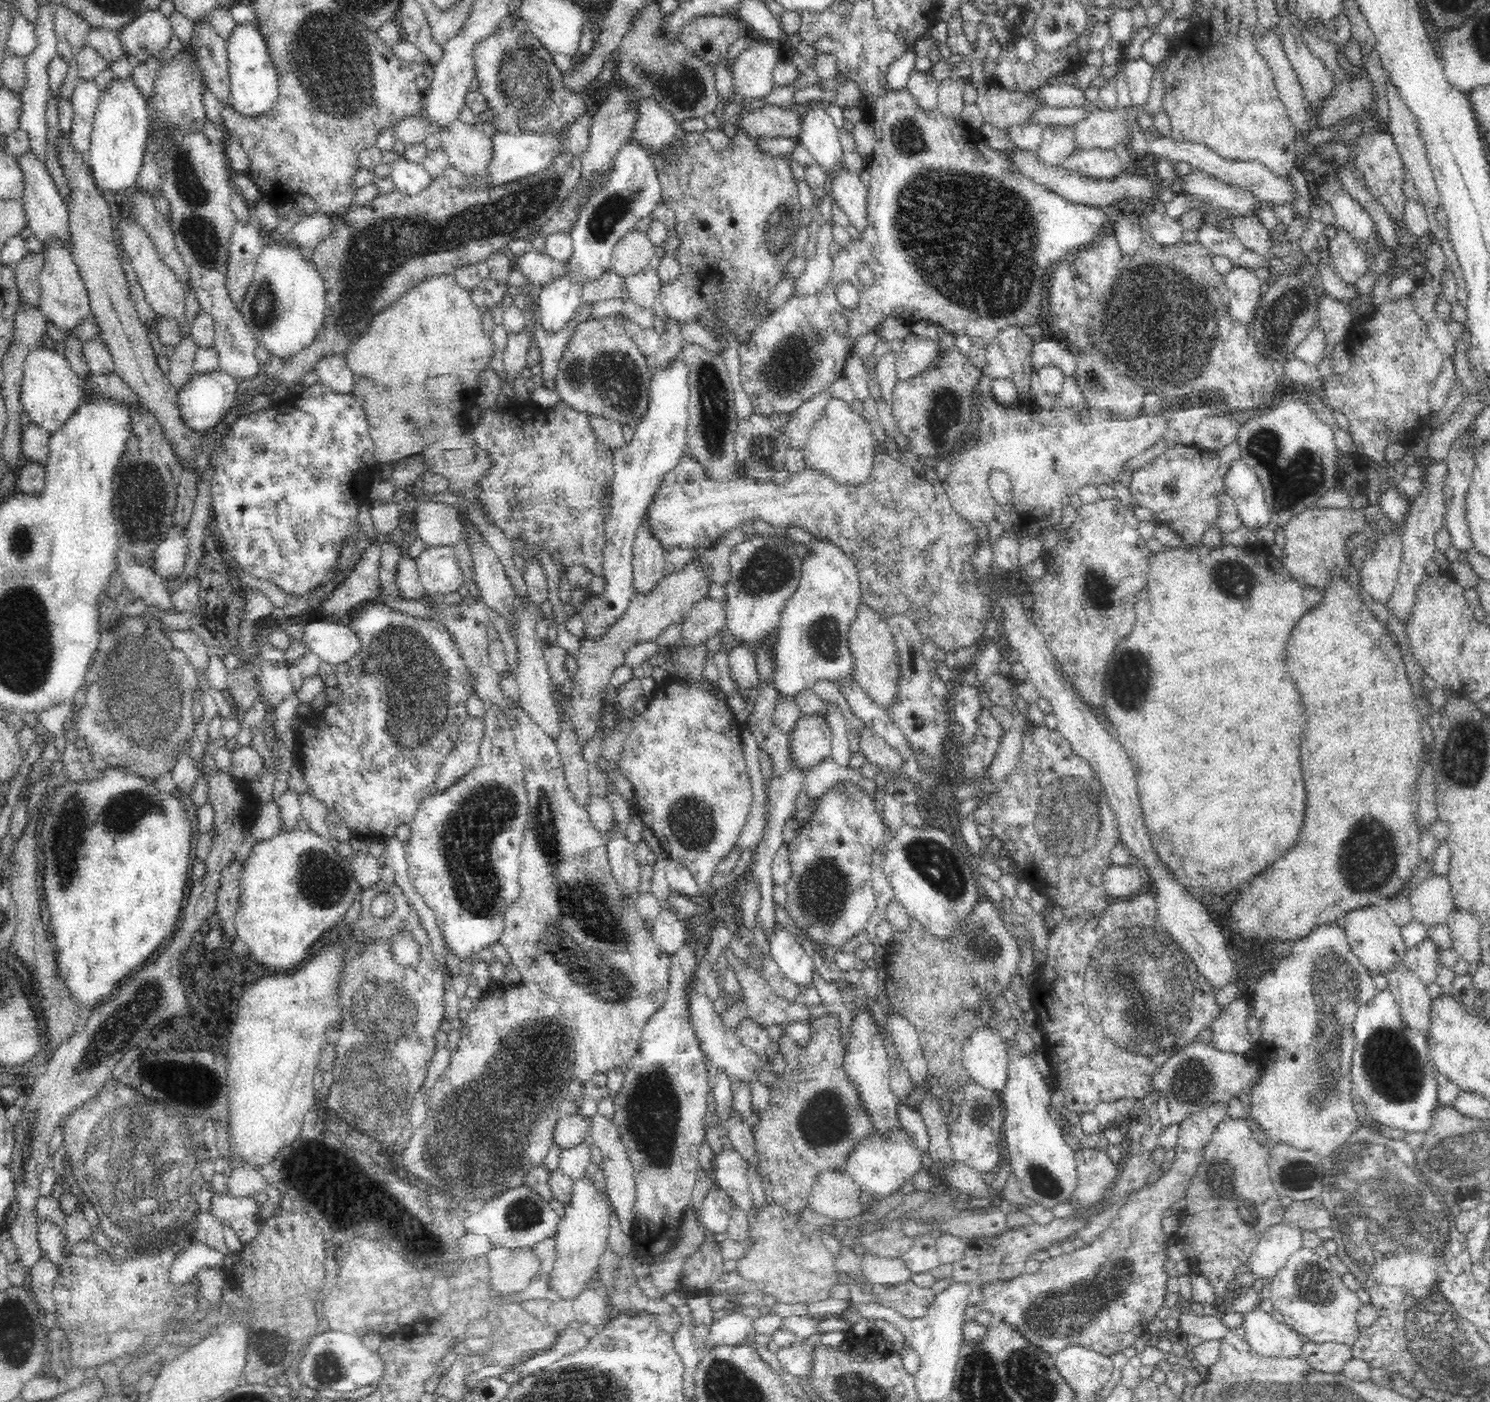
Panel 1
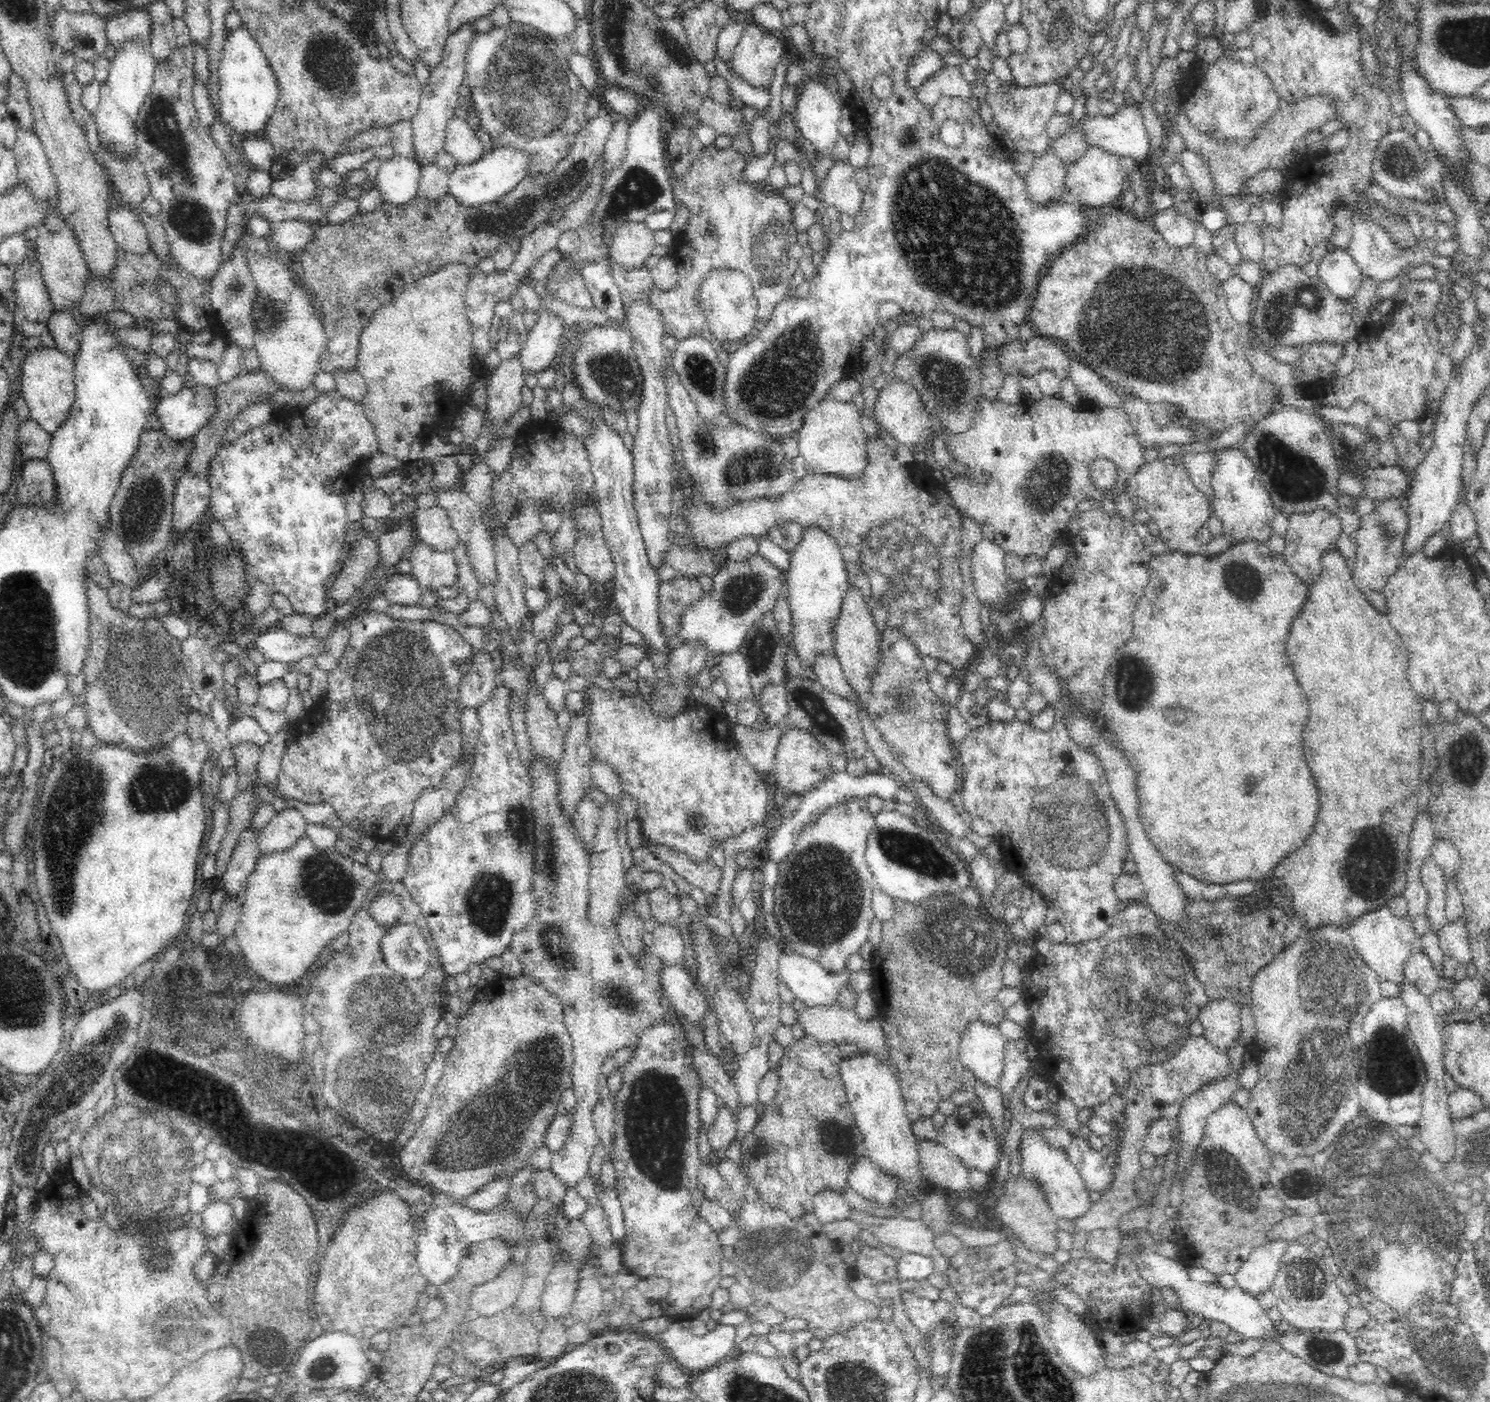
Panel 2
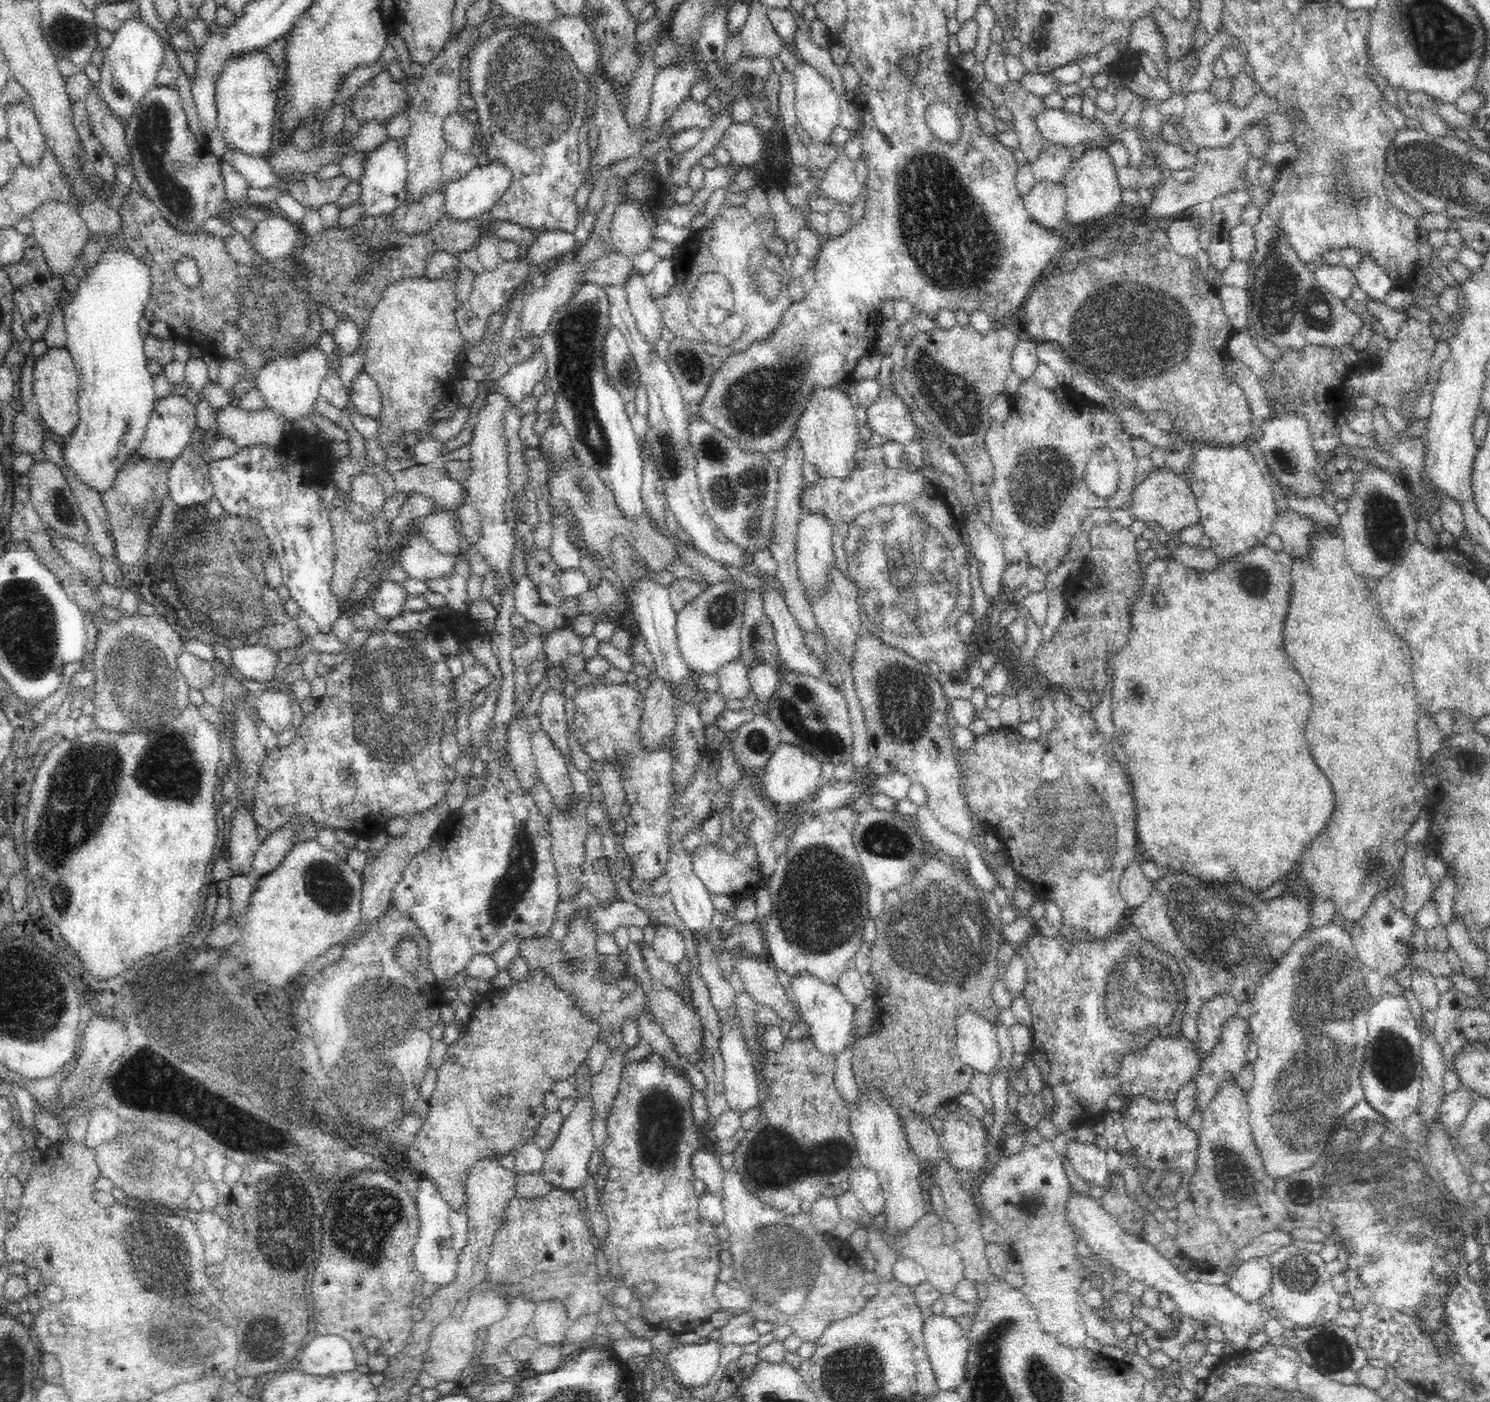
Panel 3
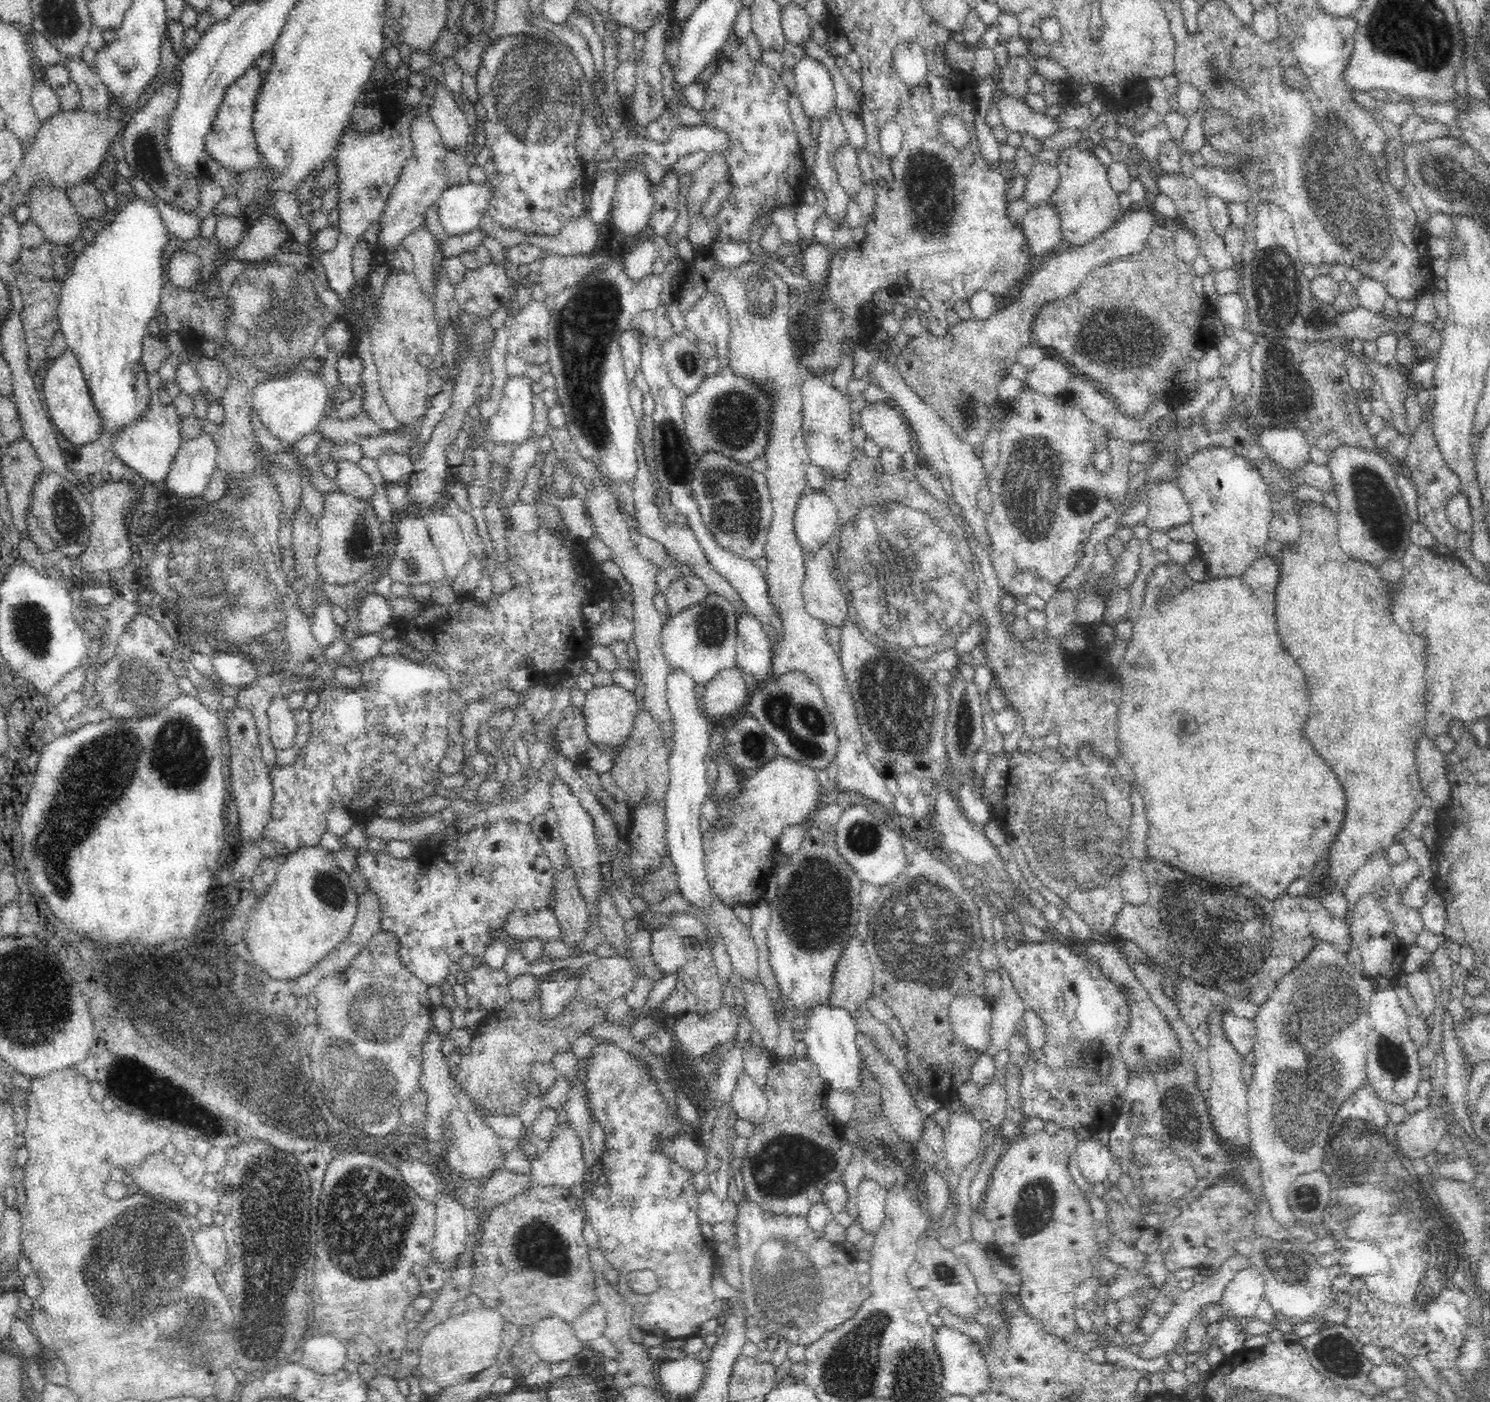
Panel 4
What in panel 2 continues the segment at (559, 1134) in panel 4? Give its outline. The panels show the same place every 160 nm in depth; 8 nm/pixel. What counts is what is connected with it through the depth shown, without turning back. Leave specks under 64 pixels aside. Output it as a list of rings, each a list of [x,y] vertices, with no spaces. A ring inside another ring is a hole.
[[[533,757],[528,772],[532,781],[532,811],[536,817],[534,852],[539,878],[535,879],[535,886],[542,905],[536,921],[513,937],[509,950],[517,956],[524,975],[544,983],[549,992],[560,994],[565,1023],[573,1040],[571,1087],[577,1102],[569,1113],[572,1119],[568,1136],[562,1148],[552,1153],[549,1166],[568,1188],[575,1187],[588,1174],[590,1158],[598,1144],[592,1114],[599,1099],[600,1068],[604,1060],[619,1048],[638,1042],[645,1030],[663,1020],[670,1000],[664,995],[658,976],[664,966],[651,947],[645,946],[646,958],[635,962],[622,946],[615,922],[608,927],[592,927],[586,919],[590,900],[590,855],[561,813],[555,797],[556,770],[547,770],[541,760]]]

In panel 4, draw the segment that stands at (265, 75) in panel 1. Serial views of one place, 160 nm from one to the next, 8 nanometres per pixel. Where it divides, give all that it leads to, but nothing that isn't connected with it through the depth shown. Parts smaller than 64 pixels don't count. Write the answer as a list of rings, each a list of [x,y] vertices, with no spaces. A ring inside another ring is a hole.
[[[250,66],[244,74],[224,94],[219,106],[212,130],[205,136],[207,156],[222,169],[231,173],[241,173],[259,166],[259,154],[255,152],[252,119],[254,101],[262,84],[263,74],[254,66]]]

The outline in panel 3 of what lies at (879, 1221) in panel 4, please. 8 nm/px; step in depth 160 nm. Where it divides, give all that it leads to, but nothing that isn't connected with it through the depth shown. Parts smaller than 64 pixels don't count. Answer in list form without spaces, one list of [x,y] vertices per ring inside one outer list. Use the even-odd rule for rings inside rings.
[[[862,1166],[851,1172],[849,1180],[850,1193],[859,1199],[860,1205],[867,1214],[875,1217],[883,1211],[885,1198],[881,1180],[872,1170]]]

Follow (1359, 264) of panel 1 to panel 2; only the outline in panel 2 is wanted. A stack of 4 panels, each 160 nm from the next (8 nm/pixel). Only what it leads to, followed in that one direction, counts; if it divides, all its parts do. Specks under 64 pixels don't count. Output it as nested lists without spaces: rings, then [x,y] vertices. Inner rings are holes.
[[[1346,249],[1327,250],[1318,264],[1319,276],[1332,296],[1344,300],[1358,292],[1363,276]]]

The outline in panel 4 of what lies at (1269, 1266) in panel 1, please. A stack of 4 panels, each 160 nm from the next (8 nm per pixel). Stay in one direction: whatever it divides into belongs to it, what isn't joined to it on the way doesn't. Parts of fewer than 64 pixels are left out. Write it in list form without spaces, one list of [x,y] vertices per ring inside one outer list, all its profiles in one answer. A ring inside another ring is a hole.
[[[1254,1267],[1237,1272],[1226,1285],[1219,1305],[1224,1314],[1236,1318],[1253,1318],[1264,1296],[1264,1277]]]

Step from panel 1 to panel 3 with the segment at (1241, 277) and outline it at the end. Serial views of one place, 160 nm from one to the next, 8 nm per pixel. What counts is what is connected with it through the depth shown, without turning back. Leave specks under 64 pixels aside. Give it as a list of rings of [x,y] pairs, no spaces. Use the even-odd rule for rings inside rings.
[[[1222,285],[1215,290],[1222,303],[1223,313],[1233,330],[1235,332],[1246,330],[1251,297],[1248,288]]]

